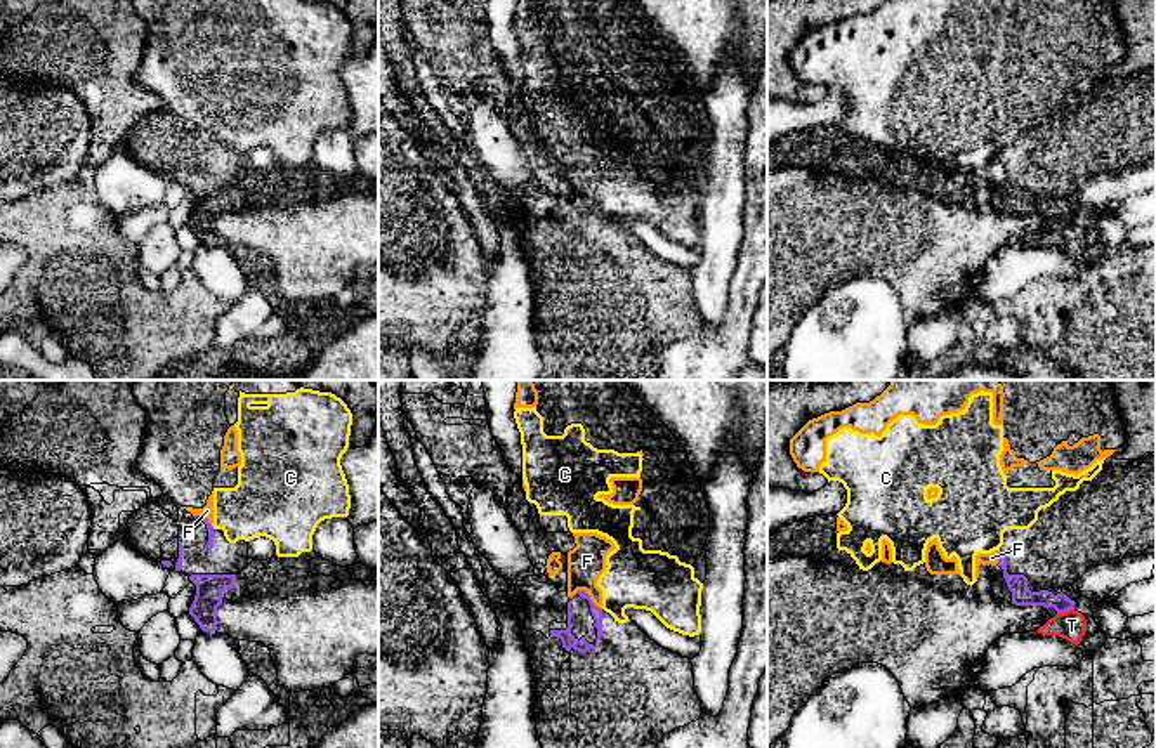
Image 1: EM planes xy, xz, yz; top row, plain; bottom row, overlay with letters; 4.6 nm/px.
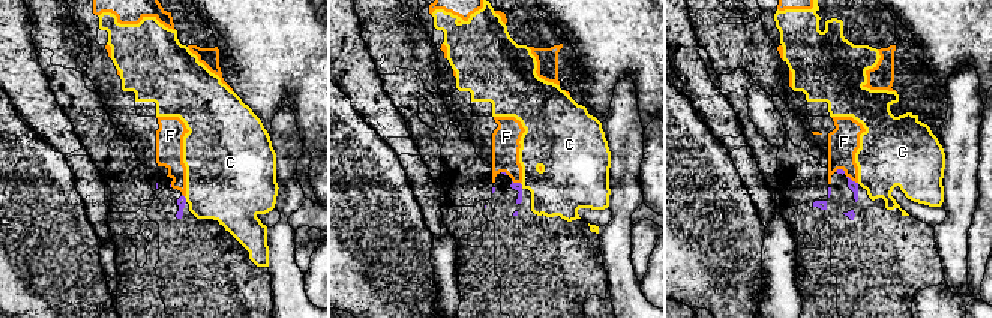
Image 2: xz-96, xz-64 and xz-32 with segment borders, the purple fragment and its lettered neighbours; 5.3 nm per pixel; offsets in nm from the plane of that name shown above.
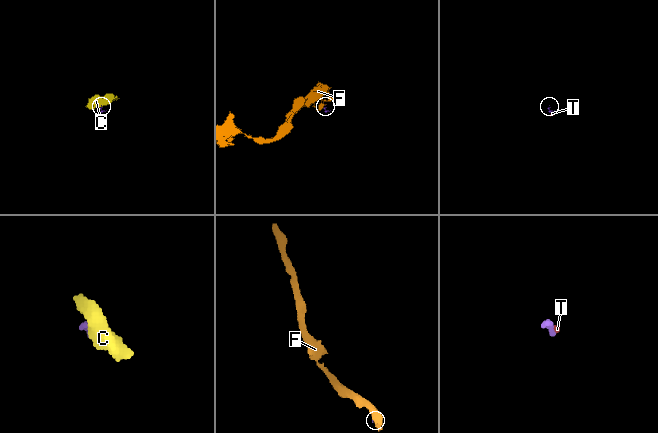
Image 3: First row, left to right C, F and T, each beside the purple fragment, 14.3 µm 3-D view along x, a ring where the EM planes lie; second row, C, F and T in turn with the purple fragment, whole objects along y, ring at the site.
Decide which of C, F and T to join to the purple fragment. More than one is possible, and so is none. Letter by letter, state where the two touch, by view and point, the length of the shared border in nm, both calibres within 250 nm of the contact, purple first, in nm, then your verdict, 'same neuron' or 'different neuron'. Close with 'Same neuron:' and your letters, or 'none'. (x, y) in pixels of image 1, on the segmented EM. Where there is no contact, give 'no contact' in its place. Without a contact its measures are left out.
C: xy (212, 526) | 30 nm | 40/300 nm | different neuron
F: xz (589, 596) | 150 nm | 50/180 nm | different neuron
T: yz (1064, 611) | 80 nm | 100/140 nm | same neuron
Same neuron: T

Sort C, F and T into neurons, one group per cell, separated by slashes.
C F / T

